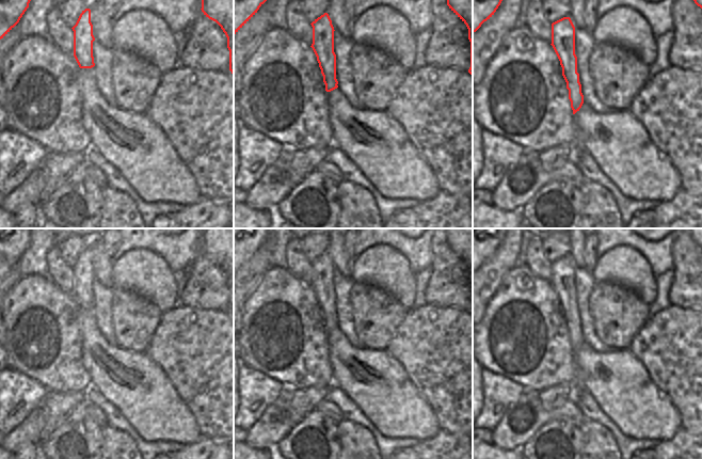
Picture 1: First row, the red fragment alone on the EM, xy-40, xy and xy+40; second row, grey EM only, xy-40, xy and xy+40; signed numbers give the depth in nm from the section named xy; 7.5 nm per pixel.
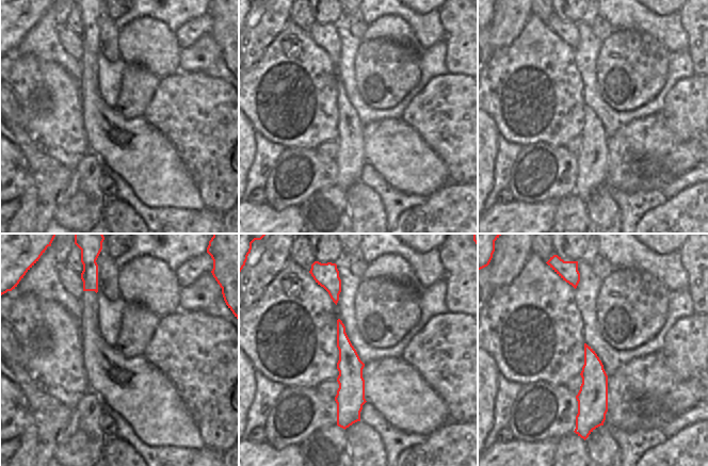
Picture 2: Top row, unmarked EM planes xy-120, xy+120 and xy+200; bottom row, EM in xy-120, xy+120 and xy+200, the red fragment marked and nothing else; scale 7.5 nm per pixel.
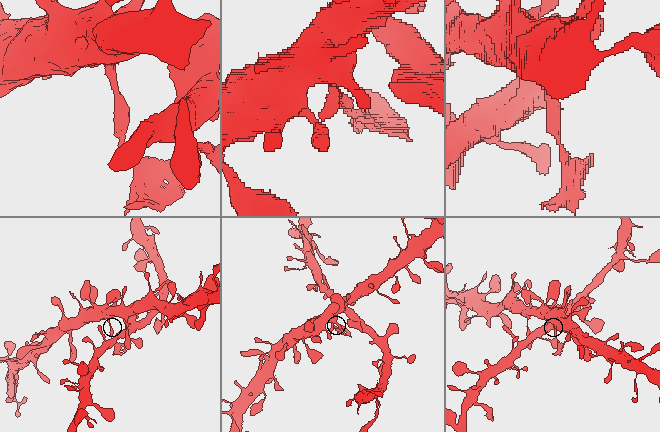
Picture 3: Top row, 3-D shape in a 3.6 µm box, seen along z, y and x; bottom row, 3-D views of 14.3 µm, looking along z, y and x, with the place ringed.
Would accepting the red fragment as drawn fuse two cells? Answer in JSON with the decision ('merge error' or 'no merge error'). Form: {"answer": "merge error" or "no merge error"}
{"answer": "merge error"}

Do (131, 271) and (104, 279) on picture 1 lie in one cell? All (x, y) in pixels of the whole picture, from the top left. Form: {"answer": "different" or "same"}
{"answer": "different"}

